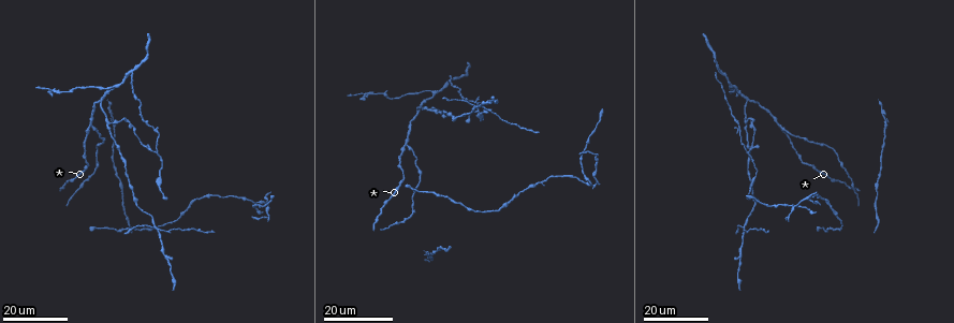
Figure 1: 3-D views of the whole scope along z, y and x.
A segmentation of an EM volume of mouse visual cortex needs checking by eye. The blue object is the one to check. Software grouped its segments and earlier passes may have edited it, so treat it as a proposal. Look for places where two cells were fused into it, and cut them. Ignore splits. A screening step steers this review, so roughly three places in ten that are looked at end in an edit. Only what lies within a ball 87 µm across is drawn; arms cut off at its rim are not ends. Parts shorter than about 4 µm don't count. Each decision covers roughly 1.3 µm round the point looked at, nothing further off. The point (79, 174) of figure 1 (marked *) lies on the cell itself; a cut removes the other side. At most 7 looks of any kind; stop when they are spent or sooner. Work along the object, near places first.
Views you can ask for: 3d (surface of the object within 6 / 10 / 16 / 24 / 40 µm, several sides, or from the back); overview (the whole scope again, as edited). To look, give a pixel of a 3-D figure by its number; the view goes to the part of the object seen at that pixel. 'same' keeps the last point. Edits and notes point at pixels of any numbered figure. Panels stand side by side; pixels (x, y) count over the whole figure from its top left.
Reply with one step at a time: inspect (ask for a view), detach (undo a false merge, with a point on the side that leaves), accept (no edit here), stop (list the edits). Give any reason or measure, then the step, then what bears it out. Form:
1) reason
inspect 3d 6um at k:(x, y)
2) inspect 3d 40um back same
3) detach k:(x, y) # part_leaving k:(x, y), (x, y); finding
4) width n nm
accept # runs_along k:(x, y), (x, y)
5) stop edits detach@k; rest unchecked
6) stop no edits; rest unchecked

calibre changes
inspect 3d 24um at 1:(78, 189)

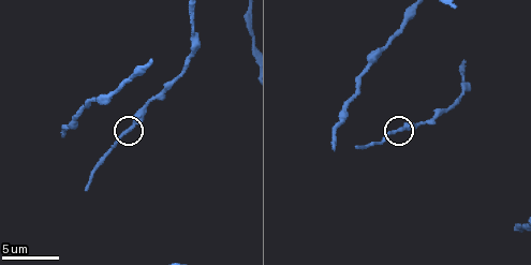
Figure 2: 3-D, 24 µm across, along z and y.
inspect 3d 6um at 2:(400, 129)

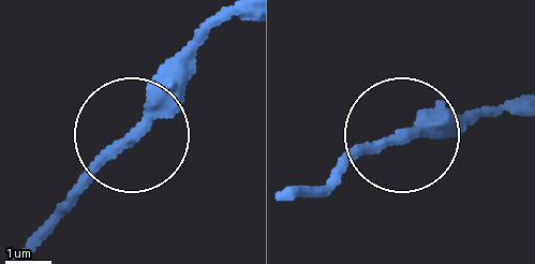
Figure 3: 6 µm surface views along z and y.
accept # runs_along 3:(221, 28), (53, 208); all the same cell

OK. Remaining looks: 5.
a fork
inspect 3d 16um at 1:(780, 125)

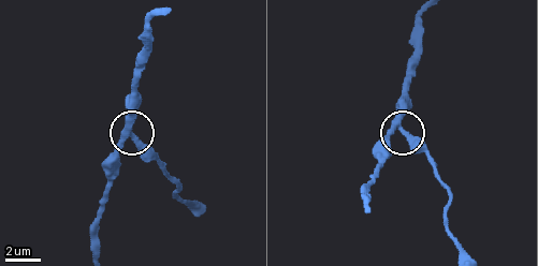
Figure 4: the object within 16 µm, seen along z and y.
closer look
inspect 3d 10um at 4:(402, 130)

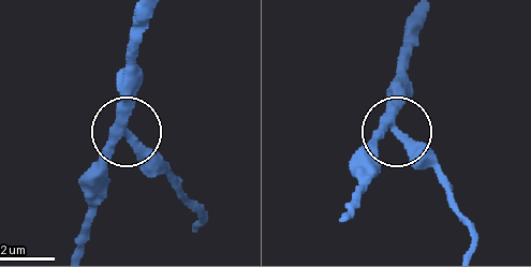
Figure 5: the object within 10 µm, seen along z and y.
inspect 3d 6um at 5:(126, 132)

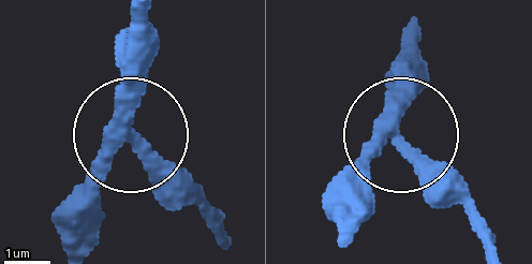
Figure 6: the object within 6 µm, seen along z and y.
width 300 nm
accept # one cell here

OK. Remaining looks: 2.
small branch off a trunk
inspect 3d 24um at 1:(110, 123)

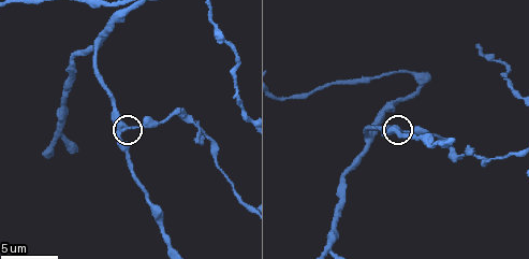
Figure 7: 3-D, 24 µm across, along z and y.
inspect 3d 10um at 7:(126, 127)

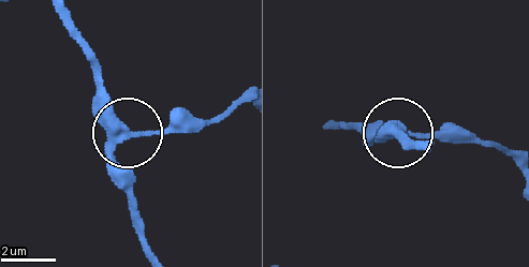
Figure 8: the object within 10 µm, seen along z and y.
width 280 nm
accept # runs_along 8:(324, 129), (468, 136); all the same cell

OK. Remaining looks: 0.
stop no edits; rest unchecked

